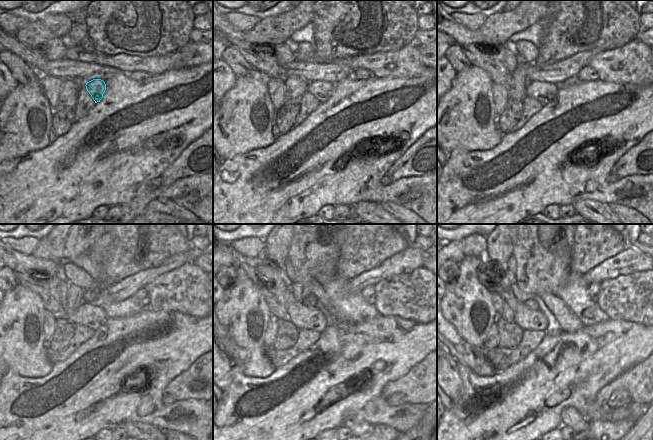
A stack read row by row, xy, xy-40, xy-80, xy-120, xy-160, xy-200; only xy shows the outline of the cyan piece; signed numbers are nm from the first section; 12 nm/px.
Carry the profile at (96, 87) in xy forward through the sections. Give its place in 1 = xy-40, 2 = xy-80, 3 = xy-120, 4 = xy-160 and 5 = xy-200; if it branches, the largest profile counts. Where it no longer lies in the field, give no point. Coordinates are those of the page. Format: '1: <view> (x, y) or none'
1: xy-40 (321, 90)
2: xy-80 (545, 92)
3: xy-120 (94, 317)
4: xy-160 (303, 317)
5: xy-200 (527, 319)

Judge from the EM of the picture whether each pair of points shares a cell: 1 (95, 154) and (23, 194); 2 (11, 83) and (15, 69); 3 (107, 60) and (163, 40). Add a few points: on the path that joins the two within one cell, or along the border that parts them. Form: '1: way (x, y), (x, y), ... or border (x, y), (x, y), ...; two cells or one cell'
1: way (77, 172), (65, 182), (41, 193); one cell
2: border (10, 71), (19, 82); two cells
3: border (101, 52), (105, 54), (136, 54), (147, 57); two cells

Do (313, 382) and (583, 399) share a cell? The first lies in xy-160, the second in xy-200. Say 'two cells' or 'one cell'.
one cell

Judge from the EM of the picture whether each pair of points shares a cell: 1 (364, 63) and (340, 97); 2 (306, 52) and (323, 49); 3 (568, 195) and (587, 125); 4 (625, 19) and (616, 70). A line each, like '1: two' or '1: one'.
1: two
2: two
3: one
4: two

